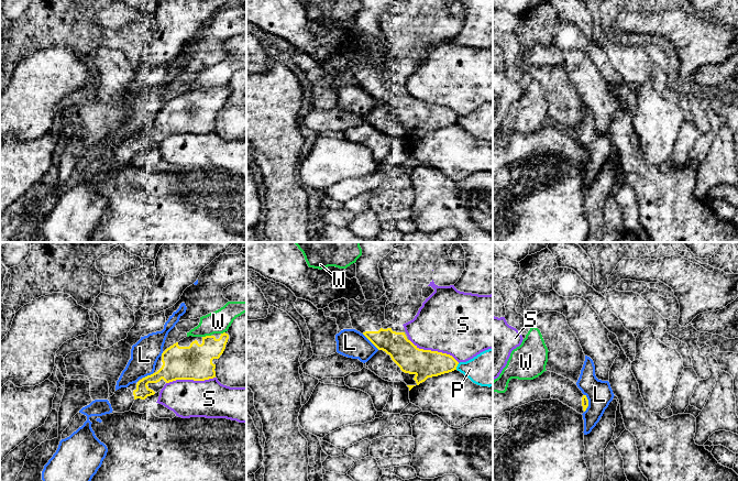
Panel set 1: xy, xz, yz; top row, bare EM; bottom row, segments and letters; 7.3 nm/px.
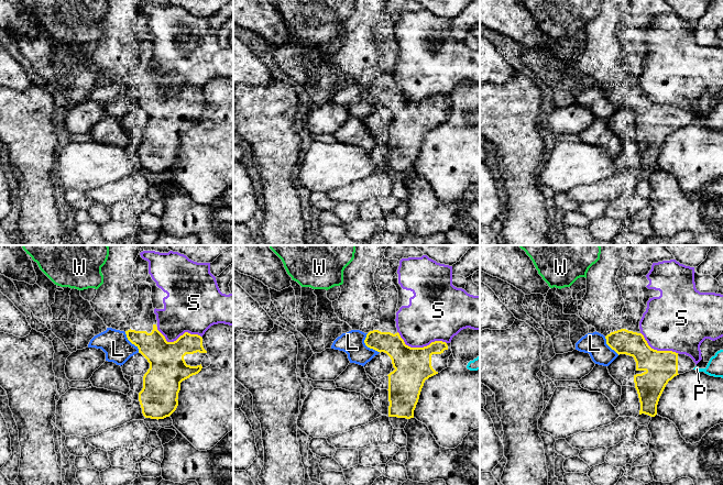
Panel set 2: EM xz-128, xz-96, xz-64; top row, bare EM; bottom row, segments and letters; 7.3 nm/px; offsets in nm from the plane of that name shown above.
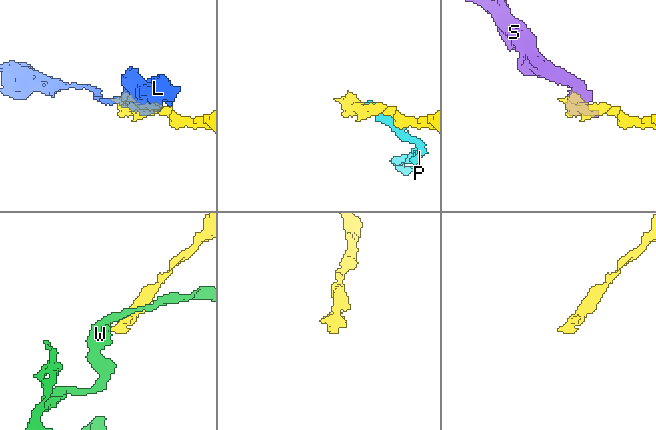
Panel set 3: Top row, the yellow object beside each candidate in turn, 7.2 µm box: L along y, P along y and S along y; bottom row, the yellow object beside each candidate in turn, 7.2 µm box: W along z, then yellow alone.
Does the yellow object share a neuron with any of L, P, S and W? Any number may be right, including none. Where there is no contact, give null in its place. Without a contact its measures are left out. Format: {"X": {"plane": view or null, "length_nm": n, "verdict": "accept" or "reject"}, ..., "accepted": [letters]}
{"L": {"plane": "xz", "length_nm": 170, "verdict": "reject"}, "P": {"plane": "xz", "length_nm": 50, "verdict": "reject"}, "S": {"plane": "xz", "length_nm": 400, "verdict": "reject"}, "W": {"plane": "xy", "length_nm": 70, "verdict": "reject"}, "accepted": []}

